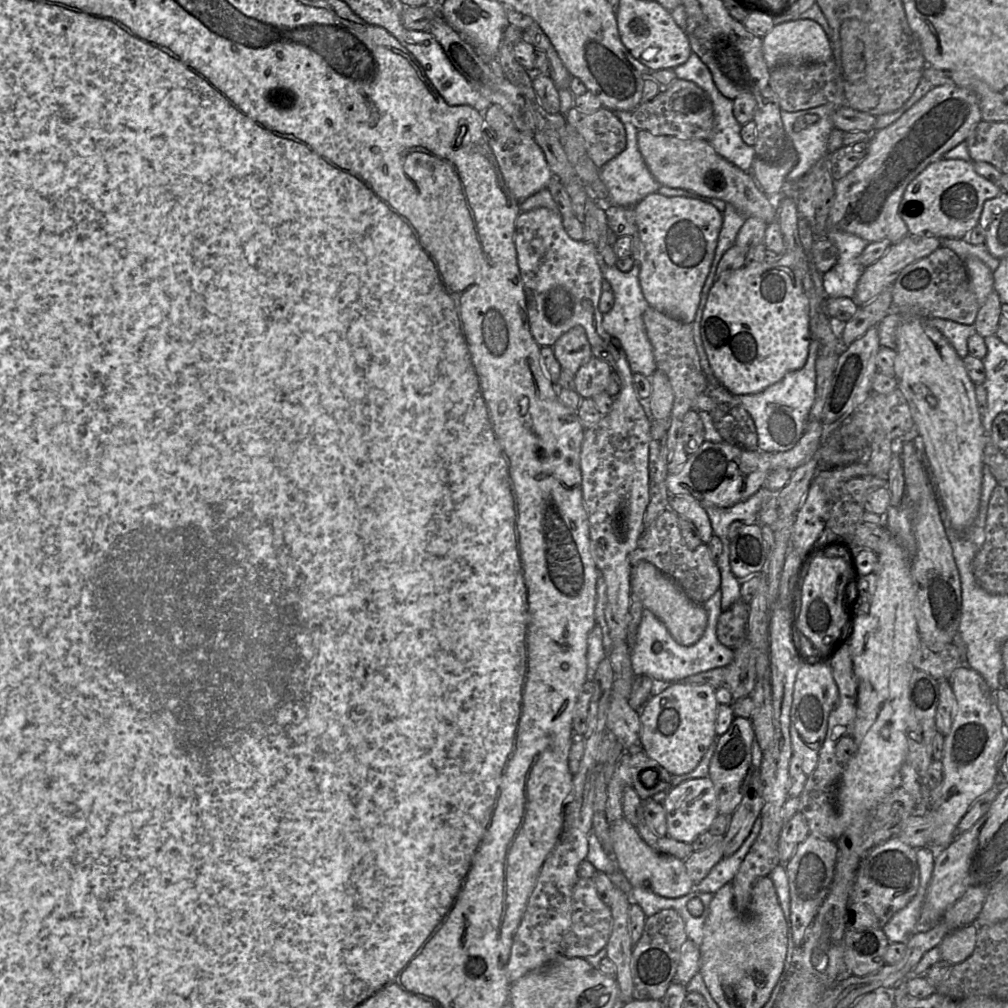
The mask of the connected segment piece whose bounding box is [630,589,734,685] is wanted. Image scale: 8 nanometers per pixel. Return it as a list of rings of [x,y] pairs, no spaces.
[[[719,589],[702,604],[708,614],[707,627],[701,639],[691,646],[678,644],[666,626],[651,611],[643,609],[635,643],[630,649],[634,676],[648,675],[656,685],[667,685],[698,673],[728,666],[734,659],[734,650],[724,646],[718,640],[716,632],[717,621],[722,613],[721,597],[722,592]]]

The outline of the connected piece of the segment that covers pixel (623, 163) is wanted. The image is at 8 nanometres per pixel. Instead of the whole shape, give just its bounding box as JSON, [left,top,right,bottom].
[600,110,661,207]

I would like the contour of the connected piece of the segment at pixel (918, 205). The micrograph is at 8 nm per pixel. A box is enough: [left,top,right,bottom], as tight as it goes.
[899,159,1001,239]

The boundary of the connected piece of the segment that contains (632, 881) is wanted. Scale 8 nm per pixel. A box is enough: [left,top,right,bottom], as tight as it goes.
[610,818,698,898]

